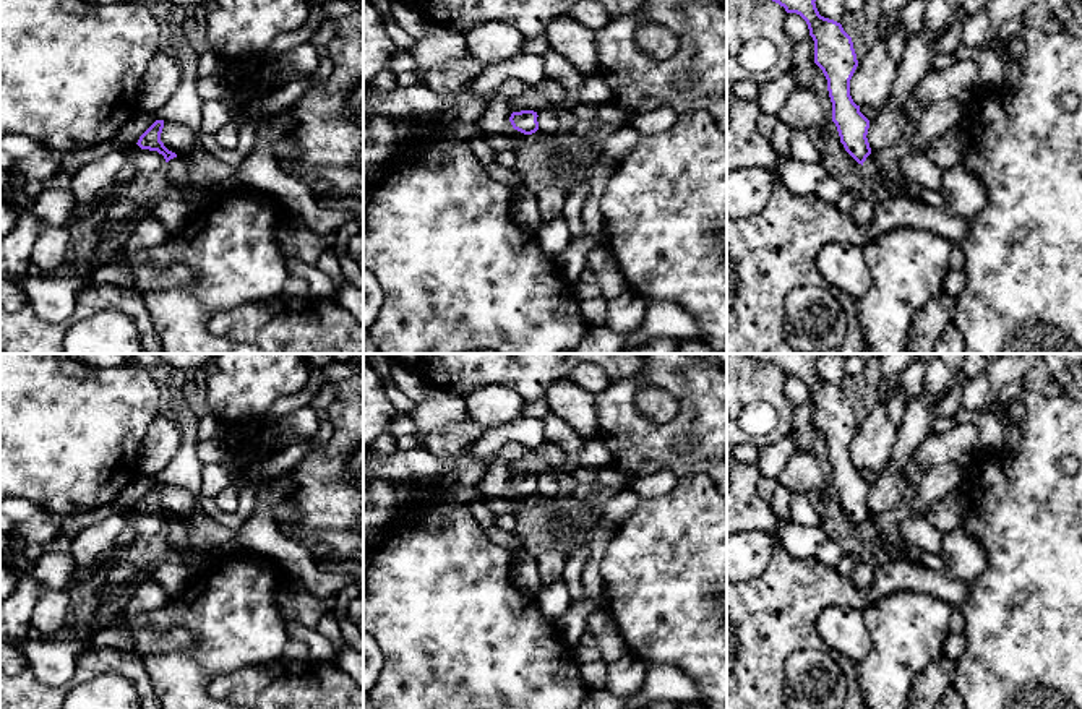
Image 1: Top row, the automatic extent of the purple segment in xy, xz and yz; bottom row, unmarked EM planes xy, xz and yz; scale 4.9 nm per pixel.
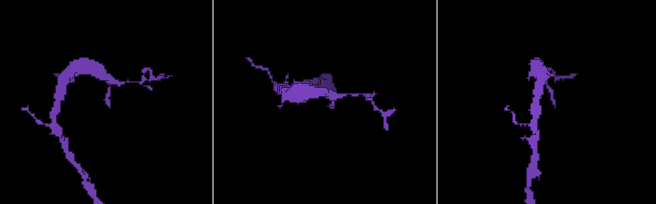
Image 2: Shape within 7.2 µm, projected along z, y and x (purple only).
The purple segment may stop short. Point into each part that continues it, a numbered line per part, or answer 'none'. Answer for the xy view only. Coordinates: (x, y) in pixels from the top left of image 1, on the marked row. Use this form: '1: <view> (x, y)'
1: xy (176, 172)

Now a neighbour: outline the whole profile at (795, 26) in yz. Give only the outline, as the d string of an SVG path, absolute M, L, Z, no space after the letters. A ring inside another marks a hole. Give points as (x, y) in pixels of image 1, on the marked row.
M796 13L785 15L784 31L793 45L809 37L809 29L808 29L806 21Z

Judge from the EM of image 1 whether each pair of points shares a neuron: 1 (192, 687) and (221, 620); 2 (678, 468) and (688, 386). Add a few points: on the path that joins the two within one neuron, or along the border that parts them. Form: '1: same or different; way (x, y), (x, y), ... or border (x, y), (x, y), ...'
1: same; way (195, 670), (221, 644), (221, 636)
2: same; way (699, 450), (701, 408)

